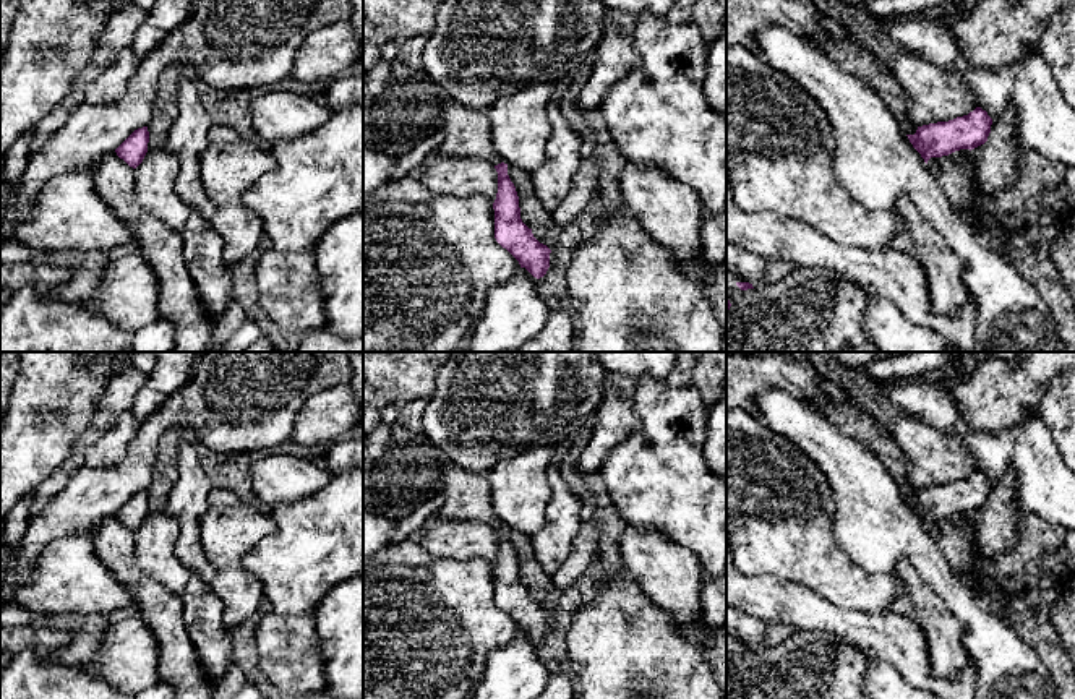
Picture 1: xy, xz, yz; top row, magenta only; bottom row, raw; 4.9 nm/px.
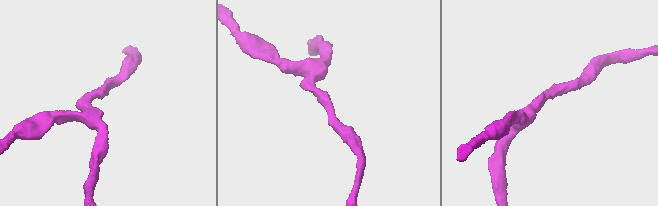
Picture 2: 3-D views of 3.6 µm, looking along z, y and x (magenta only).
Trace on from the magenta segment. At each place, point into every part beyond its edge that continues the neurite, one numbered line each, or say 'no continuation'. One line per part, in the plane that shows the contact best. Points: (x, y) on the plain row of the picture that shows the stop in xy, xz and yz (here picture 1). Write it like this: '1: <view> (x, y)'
no continuation

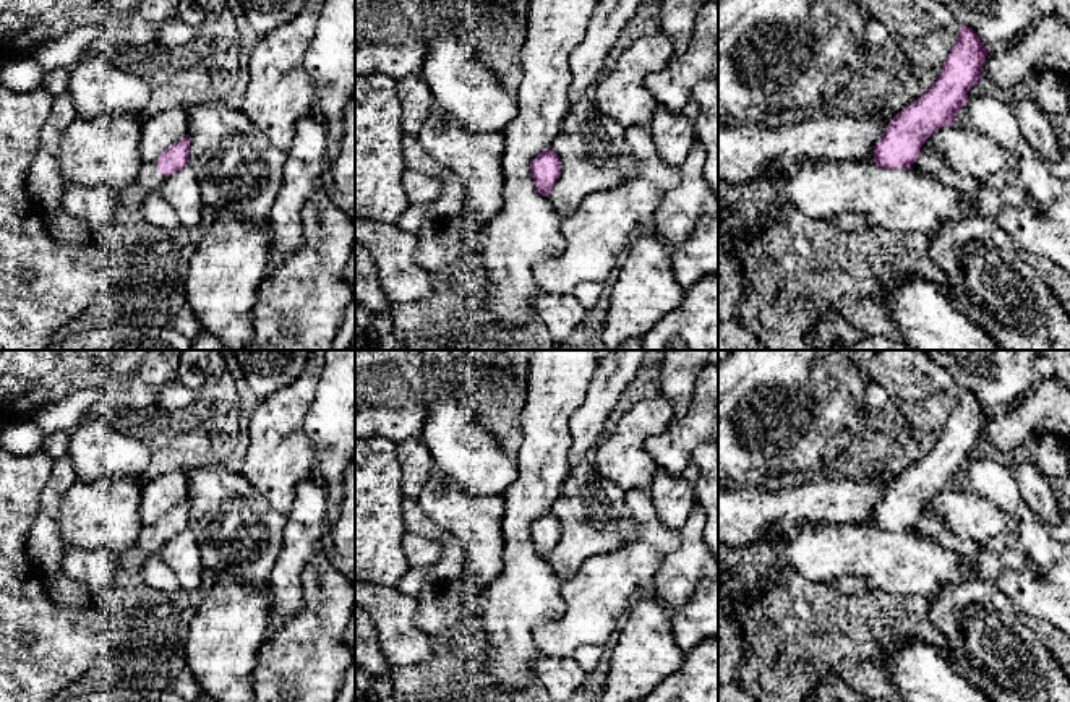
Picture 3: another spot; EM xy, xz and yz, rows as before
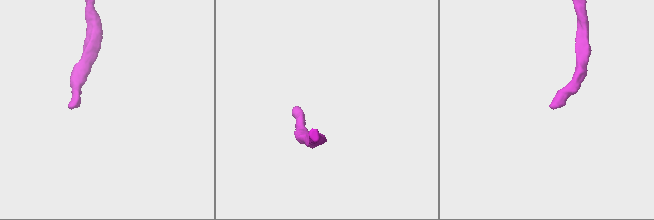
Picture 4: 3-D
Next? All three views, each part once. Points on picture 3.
1: xy (149, 540)

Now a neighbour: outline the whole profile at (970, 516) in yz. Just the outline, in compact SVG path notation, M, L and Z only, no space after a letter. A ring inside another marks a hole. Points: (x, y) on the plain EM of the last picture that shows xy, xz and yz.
M957 486L935 493L927 506L957 537L978 545L991 537L1016 532L1015 520L995 504Z

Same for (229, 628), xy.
M220 580L190 621L186 668L201 696L217 702L253 702L253 671L272 614L272 590Z

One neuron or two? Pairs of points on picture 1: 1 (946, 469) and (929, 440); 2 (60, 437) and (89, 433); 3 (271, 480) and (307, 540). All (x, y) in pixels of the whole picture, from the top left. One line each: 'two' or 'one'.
1: one
2: two
3: two

